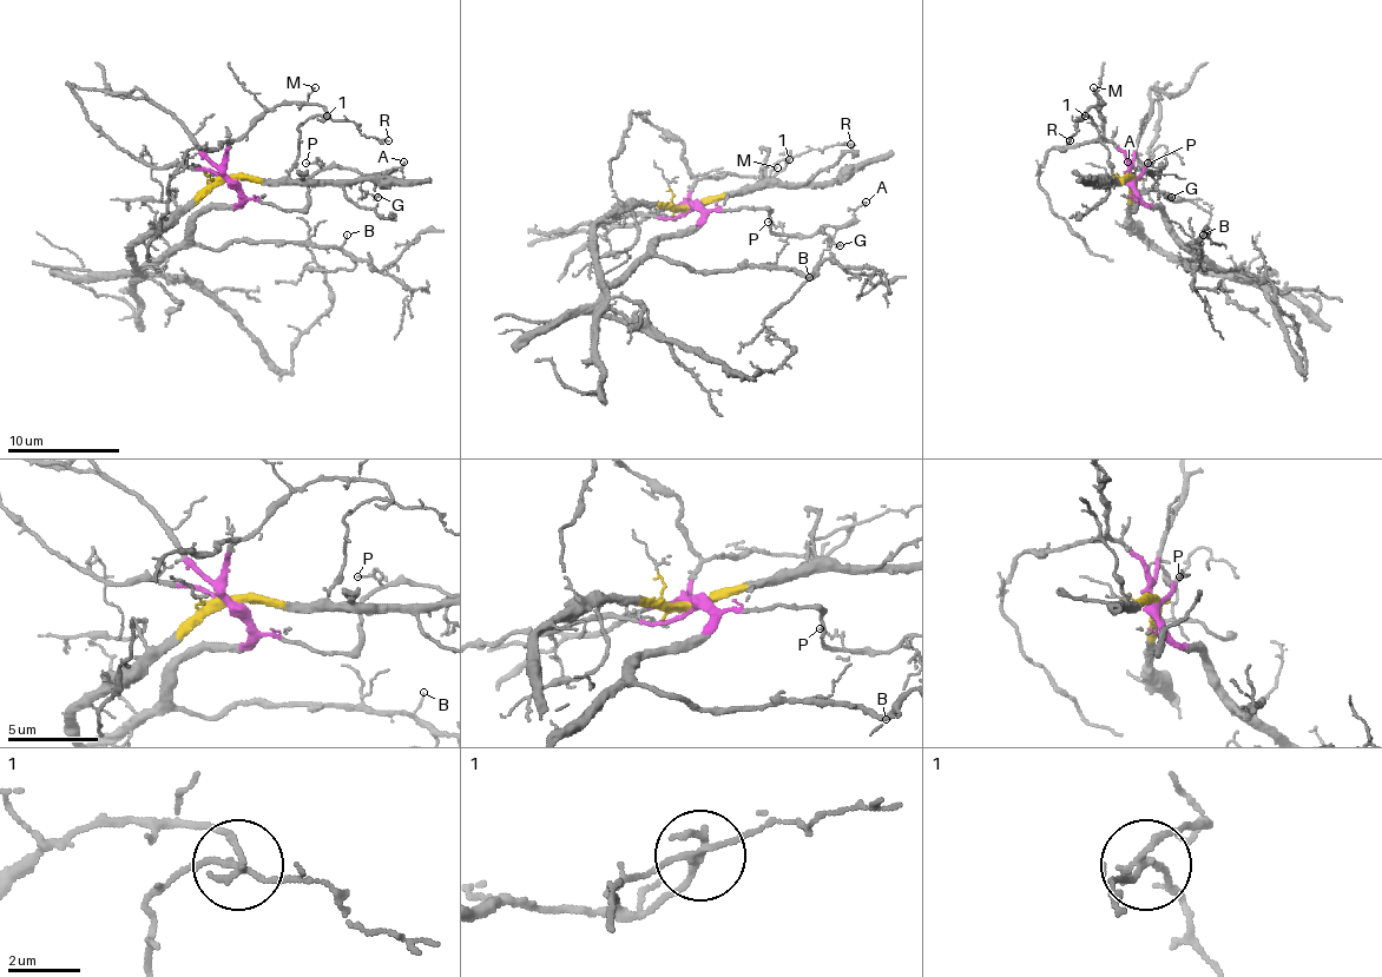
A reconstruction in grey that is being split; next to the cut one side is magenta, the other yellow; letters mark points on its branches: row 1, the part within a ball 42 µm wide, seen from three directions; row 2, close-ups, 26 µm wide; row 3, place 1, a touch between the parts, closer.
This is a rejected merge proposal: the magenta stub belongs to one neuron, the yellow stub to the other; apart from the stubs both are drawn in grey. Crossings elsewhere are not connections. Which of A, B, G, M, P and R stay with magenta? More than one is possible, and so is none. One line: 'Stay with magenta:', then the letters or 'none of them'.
Stay with magenta: A, B, G, M, P

